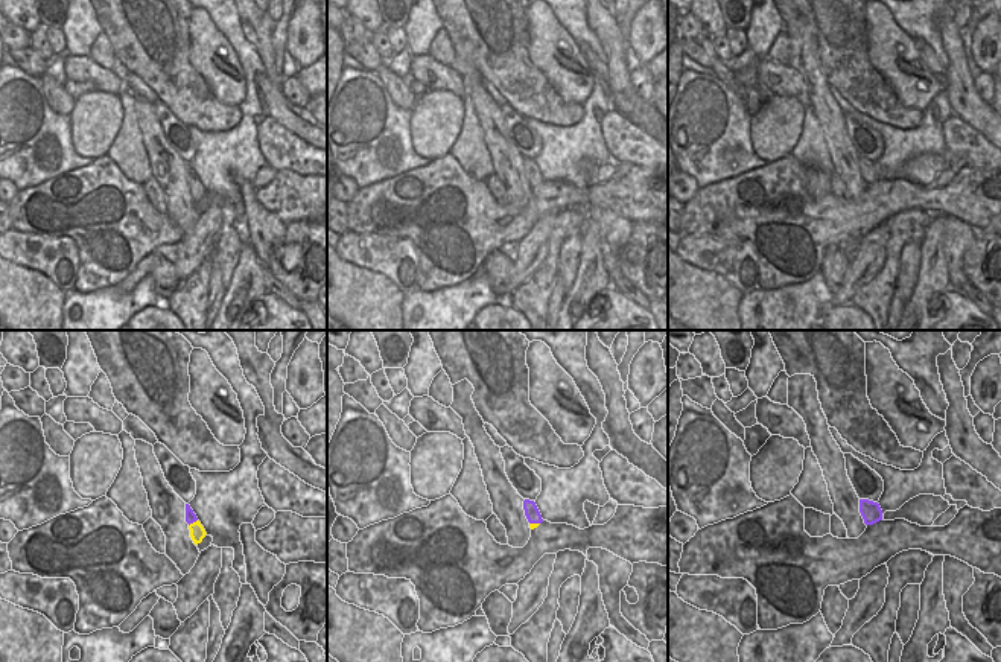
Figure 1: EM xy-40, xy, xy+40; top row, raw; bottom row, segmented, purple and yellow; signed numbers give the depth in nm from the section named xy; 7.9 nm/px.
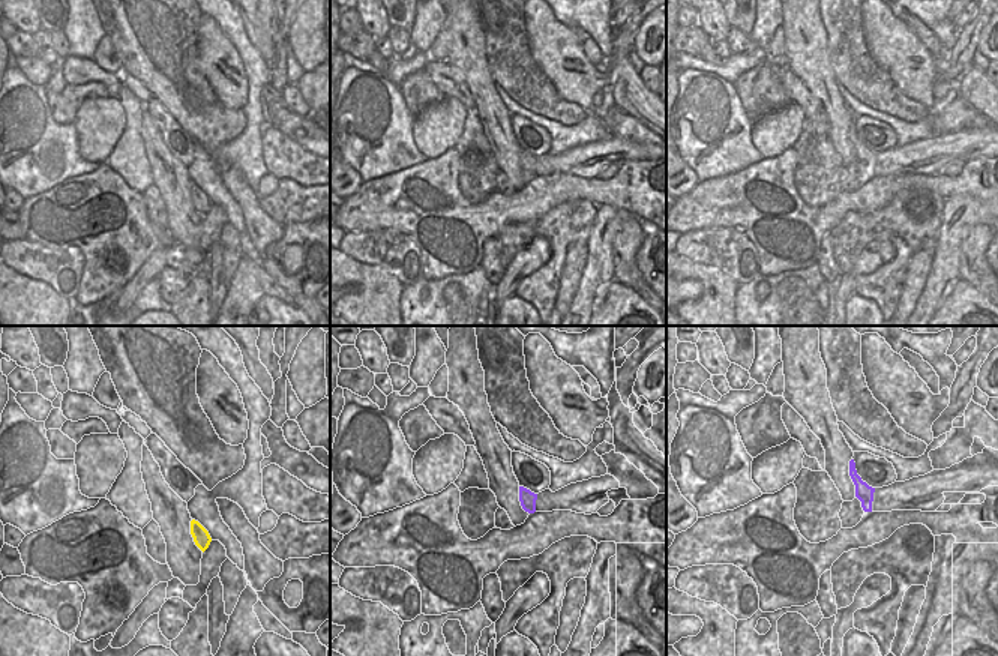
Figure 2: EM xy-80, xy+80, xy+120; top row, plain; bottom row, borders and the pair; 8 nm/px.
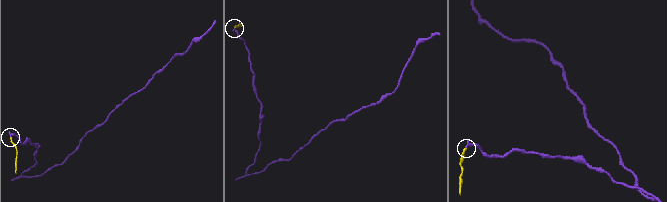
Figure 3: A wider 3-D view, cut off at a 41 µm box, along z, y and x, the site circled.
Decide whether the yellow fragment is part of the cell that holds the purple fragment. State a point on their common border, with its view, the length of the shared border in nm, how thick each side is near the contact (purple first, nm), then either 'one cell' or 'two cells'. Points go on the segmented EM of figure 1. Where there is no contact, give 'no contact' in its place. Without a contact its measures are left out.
contact xy-40 (192, 522); length 90 nm; calibres 90 and 120 nm; two cells

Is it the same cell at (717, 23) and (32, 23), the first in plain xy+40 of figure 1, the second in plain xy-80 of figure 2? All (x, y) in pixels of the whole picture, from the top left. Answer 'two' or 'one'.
one

